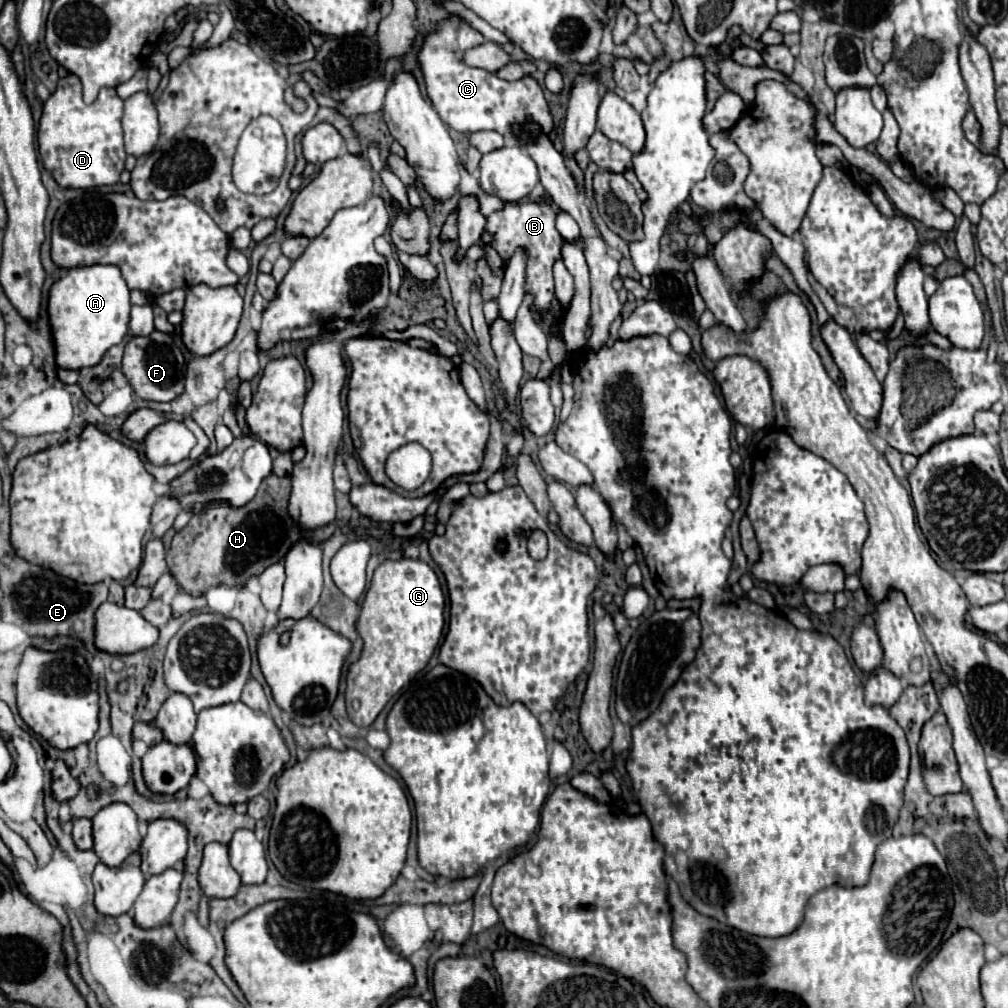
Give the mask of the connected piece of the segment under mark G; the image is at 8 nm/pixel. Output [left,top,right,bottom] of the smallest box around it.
[347,558,445,728]

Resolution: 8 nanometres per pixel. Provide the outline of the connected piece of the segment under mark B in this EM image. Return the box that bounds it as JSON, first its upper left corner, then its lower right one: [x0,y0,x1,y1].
[485,202,563,322]

